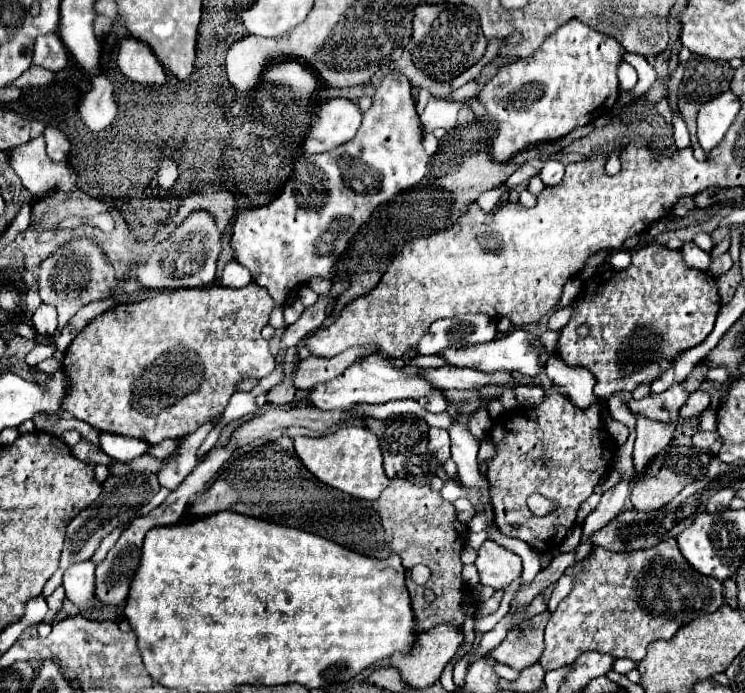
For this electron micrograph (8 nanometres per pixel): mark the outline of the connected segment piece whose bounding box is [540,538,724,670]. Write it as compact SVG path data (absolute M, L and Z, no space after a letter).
M666 538L656 546L630 552L612 552L602 546L594 546L594 552L586 560L570 566L566 574L574 578L574 588L560 602L560 606L556 608L546 626L544 634L546 648L540 658L540 664L546 670L568 666L570 662L574 662L574 658L578 658L578 654L588 650L604 652L614 658L630 658L632 662L638 664L646 656L646 648L650 646L650 642L670 640L684 624L692 622L700 614L706 614L710 608L712 612L716 612L718 606L724 604L722 582L698 574L686 562L686 558L682 558L680 550L676 550L674 538Z

